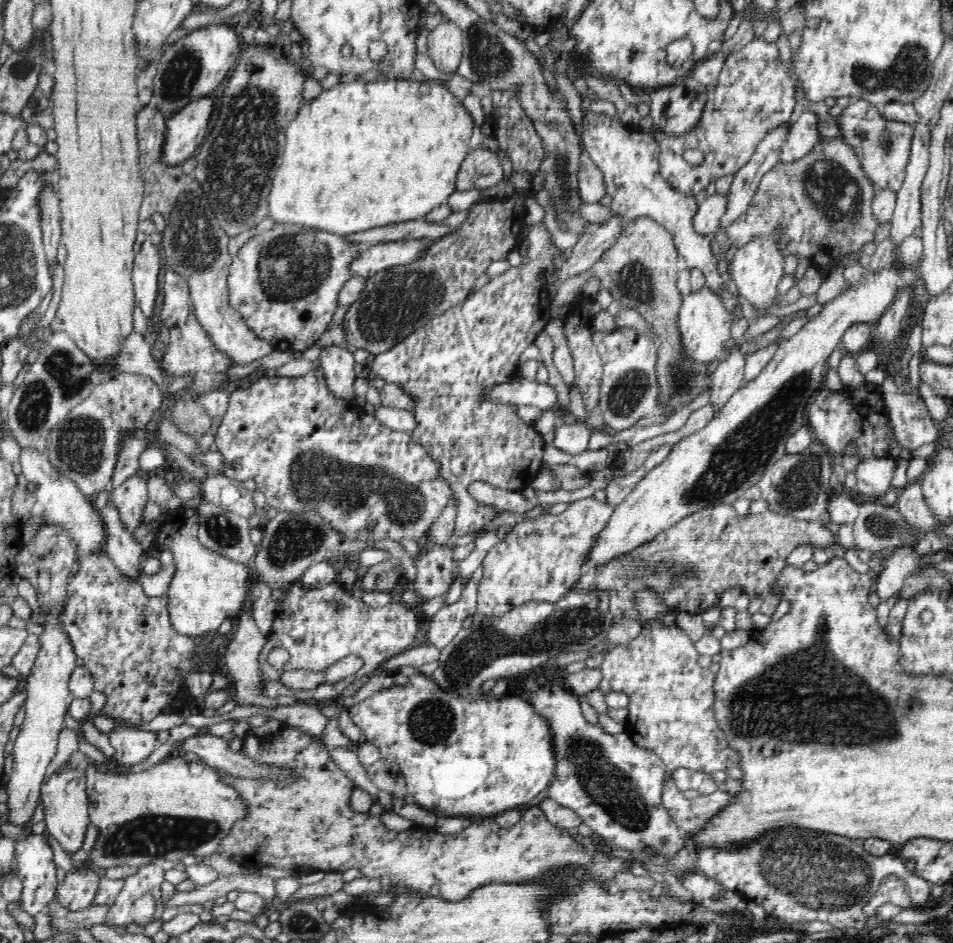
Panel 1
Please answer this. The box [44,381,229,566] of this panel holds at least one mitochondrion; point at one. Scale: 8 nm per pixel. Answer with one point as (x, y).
(80, 443)

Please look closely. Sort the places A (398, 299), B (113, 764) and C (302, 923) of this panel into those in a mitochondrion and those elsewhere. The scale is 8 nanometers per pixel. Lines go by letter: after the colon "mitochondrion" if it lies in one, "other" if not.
A: mitochondrion
B: other
C: mitochondrion

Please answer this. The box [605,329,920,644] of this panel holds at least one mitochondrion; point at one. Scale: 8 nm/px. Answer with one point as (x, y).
(741, 454)

